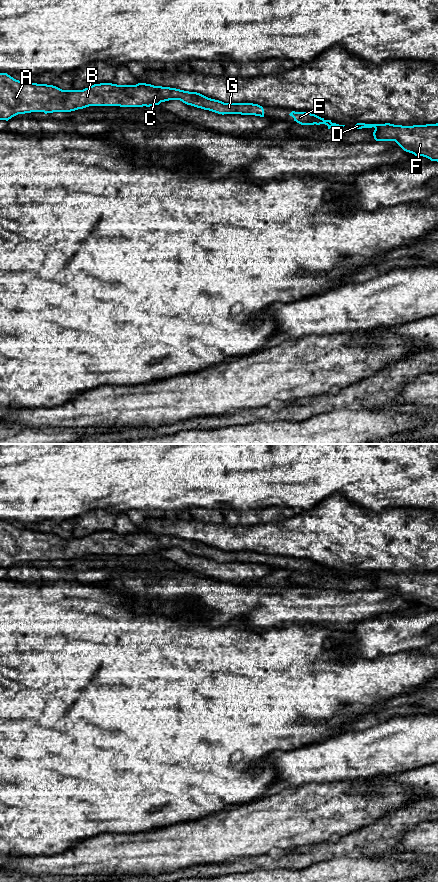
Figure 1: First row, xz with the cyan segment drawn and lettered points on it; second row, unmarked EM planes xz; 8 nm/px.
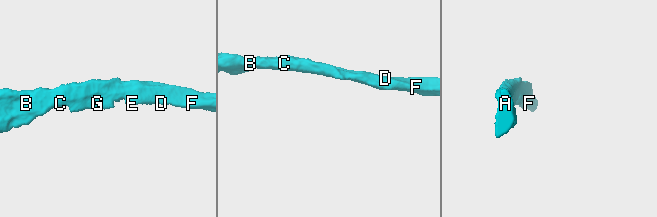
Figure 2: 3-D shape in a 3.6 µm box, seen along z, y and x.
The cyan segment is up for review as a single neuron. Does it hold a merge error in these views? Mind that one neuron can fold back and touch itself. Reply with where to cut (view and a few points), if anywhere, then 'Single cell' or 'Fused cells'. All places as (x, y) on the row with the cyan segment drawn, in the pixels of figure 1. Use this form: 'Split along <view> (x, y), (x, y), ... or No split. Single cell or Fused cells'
No split. Single cell

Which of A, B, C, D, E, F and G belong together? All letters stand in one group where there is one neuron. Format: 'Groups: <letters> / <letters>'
Groups: A B C D E F G

